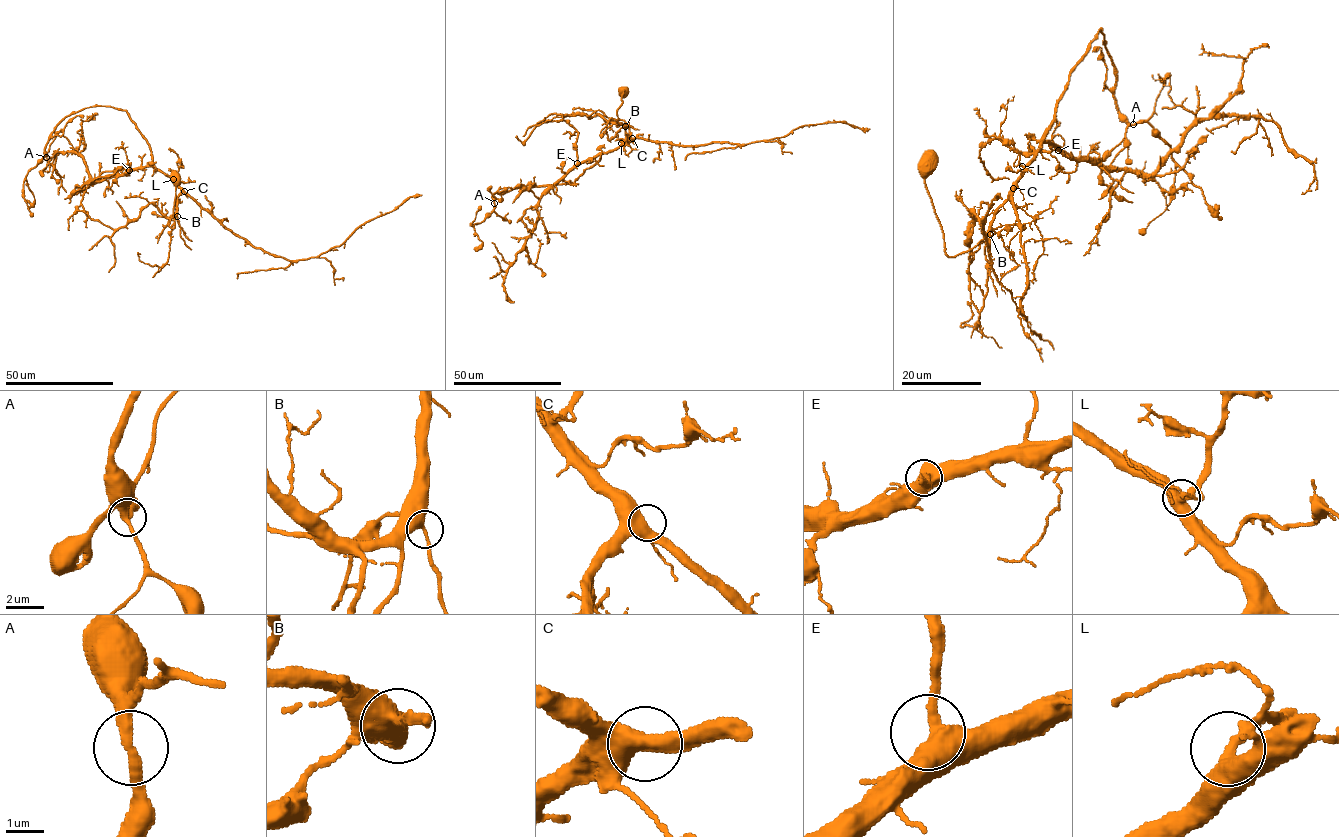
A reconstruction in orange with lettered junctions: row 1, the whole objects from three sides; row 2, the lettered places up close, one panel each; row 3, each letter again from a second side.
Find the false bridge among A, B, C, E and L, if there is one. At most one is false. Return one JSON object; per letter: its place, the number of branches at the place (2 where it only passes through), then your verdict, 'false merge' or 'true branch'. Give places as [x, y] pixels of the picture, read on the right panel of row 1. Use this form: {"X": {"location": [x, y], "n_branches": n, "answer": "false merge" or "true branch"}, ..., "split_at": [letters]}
{"A": {"location": [1133, 124], "n_branches": 2, "answer": "true branch"}, "B": {"location": [990, 234], "n_branches": 2, "answer": "true branch"}, "C": {"location": [1013, 188], "n_branches": 2, "answer": "true branch"}, "E": {"location": [1058, 150], "n_branches": 2, "answer": "true branch"}, "L": {"location": [1022, 166], "n_branches": 2, "answer": "true branch"}, "split_at": []}

